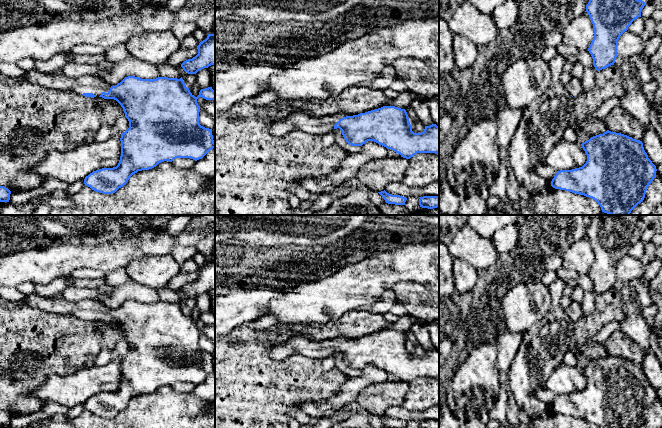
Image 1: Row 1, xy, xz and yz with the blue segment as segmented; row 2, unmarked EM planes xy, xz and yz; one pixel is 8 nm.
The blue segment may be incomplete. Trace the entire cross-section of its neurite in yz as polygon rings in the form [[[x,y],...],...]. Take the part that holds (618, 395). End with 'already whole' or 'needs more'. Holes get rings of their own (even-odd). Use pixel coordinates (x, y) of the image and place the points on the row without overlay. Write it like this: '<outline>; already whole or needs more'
[[[607,354],[603,358],[591,361],[581,370],[587,379],[586,387],[576,393],[557,395],[551,405],[553,412],[584,419],[594,423],[598,428],[640,428],[644,424],[648,410],[656,401],[657,393],[648,382],[642,365]]]; already whole

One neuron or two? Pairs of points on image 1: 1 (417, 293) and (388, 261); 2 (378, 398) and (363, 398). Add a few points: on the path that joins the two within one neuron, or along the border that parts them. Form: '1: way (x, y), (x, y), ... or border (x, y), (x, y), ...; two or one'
1: border (391, 287), (400, 282), (418, 282), (428, 289); two
2: way (374, 398), (367, 398); one

